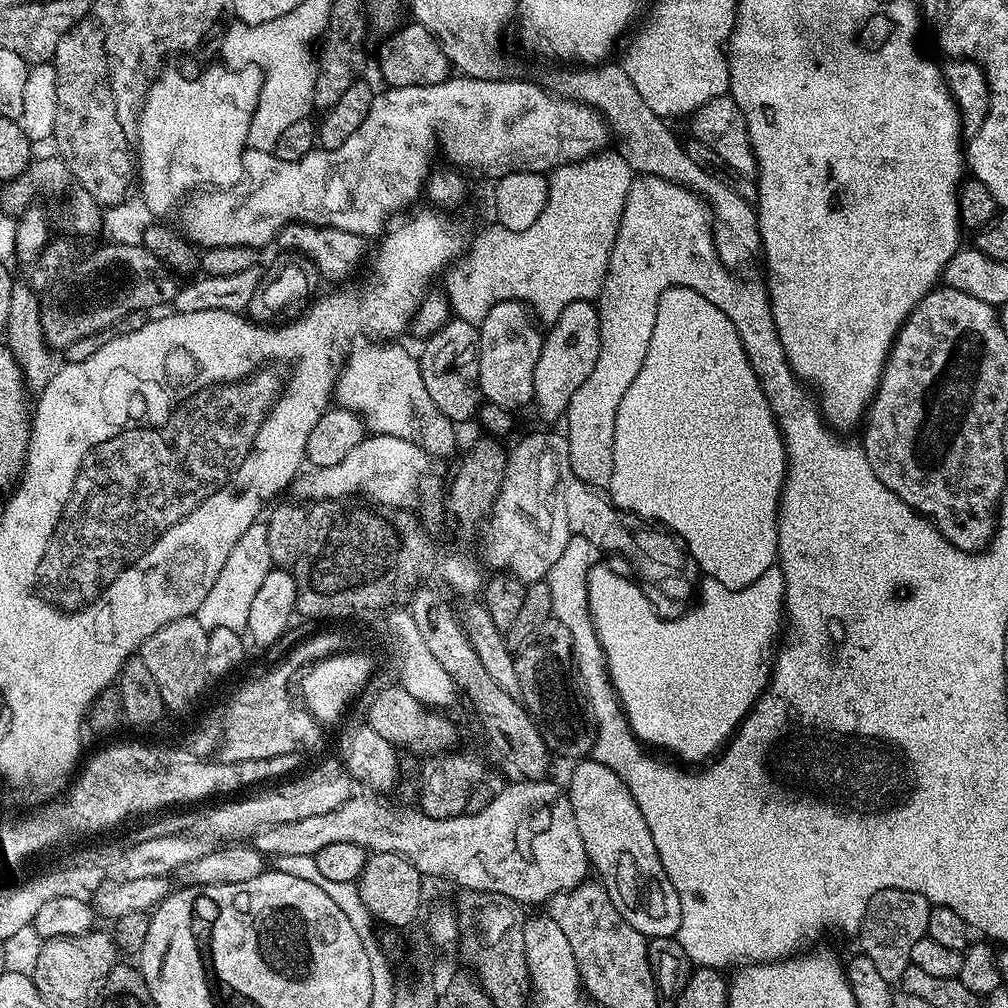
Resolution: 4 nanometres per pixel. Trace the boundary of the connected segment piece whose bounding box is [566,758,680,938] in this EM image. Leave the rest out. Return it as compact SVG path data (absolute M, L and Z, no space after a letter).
M584 758L566 783L568 801L578 822L578 834L586 846L588 863L598 875L599 883L610 894L610 902L646 937L675 937L680 925L680 899L658 858L650 826L638 810L623 776L610 770L599 759Z

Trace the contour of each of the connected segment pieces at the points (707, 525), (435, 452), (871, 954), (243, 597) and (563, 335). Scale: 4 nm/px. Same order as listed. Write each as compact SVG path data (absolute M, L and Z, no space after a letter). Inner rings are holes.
M668 286L664 292L655 297L654 315L652 317L652 333L646 350L646 358L642 358L642 370L638 370L638 378L626 386L626 394L622 394L622 402L618 402L618 414L614 418L614 470L612 479L607 489L607 495L612 504L621 513L627 514L630 511L643 513L648 516L661 516L667 520L672 527L679 528L683 537L691 543L692 551L696 553L697 559L713 578L720 576L724 568L708 568L708 556L756 556L756 560L748 560L748 568L769 568L773 567L778 553L778 534L775 536L764 536L756 524L776 524L776 520L752 520L752 512L772 512L772 508L780 509L780 491L784 488L784 481L788 470L788 456L784 453L784 439L780 437L780 427L776 424L774 414L768 405L768 399L764 393L764 385L761 377L750 366L746 350L742 346L742 338L714 302L710 302L702 294L695 292L693 288L677 288ZM728 520L748 520L744 528L736 524L736 532L728 532Z
M368 342L365 348L356 348L347 353L346 363L339 369L336 386L334 389L334 400L341 408L348 408L352 412L356 412L361 416L364 422L365 429L369 433L377 436L393 436L394 438L402 438L406 442L412 442L414 446L418 446L427 452L429 457L436 458L436 456L448 456L456 448L456 432L454 429L453 421L446 418L446 414L442 414L442 410L438 410L438 406L434 406L434 402L430 398L429 391L426 390L426 382L422 382L422 370L420 369L419 359L415 355L411 356L404 348L399 348L396 342Z
M887 888L870 898L864 920L860 923L859 951L870 958L870 962L874 962L874 967L881 972L882 978L889 982L898 982L912 964L910 950L914 950L914 942L928 934L932 907L921 892L897 888Z
M257 522L238 538L234 550L230 550L230 558L226 558L226 566L222 566L222 574L210 586L210 594L202 601L202 606L198 606L195 618L197 622L206 629L225 627L229 630L243 633L248 626L250 618L250 605L258 595L262 582L266 582L266 574L270 574L274 567L270 558L270 541L266 530L267 523Z
M587 300L572 302L547 329L542 352L534 372L534 409L546 422L563 419L567 415L570 399L582 382L590 376L601 349L599 309Z

